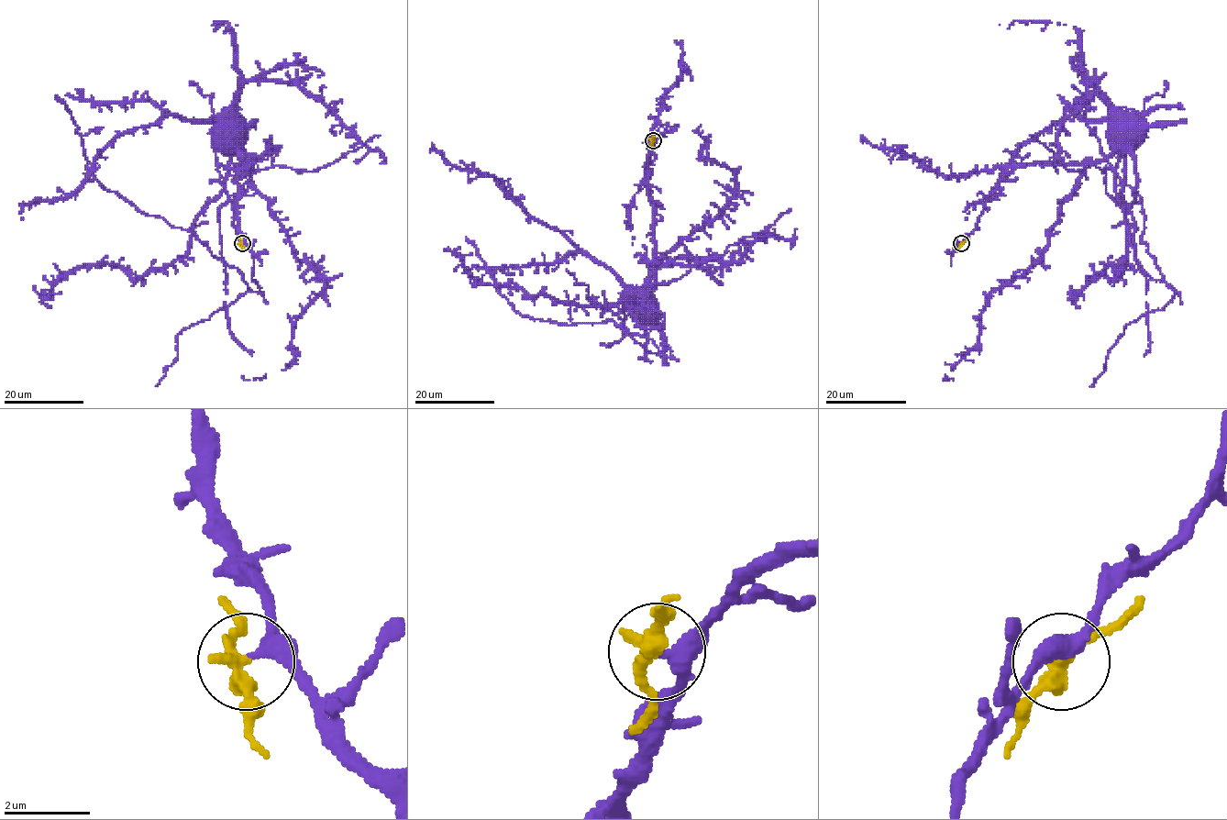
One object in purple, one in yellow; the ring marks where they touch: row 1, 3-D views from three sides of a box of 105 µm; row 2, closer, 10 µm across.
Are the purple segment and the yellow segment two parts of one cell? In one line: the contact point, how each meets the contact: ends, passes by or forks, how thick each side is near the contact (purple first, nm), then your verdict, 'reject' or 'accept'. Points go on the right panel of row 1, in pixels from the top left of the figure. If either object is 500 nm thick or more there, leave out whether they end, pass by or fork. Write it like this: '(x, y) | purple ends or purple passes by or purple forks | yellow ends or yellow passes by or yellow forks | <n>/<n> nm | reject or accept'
(961, 243) | purple passes by | yellow passes by | 340/320 nm | reject

